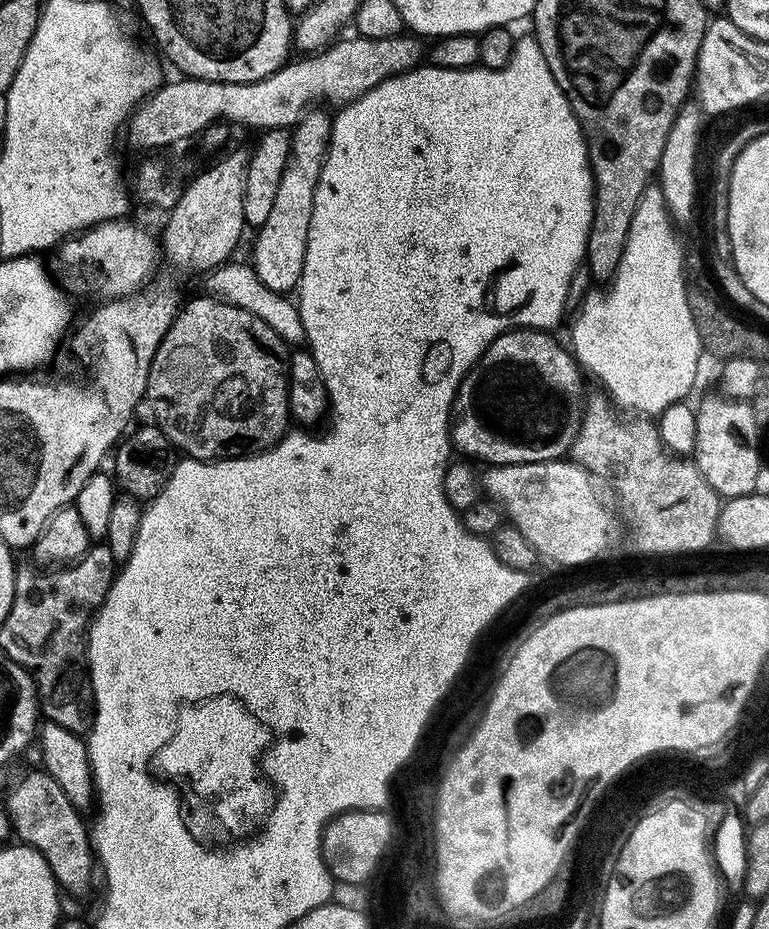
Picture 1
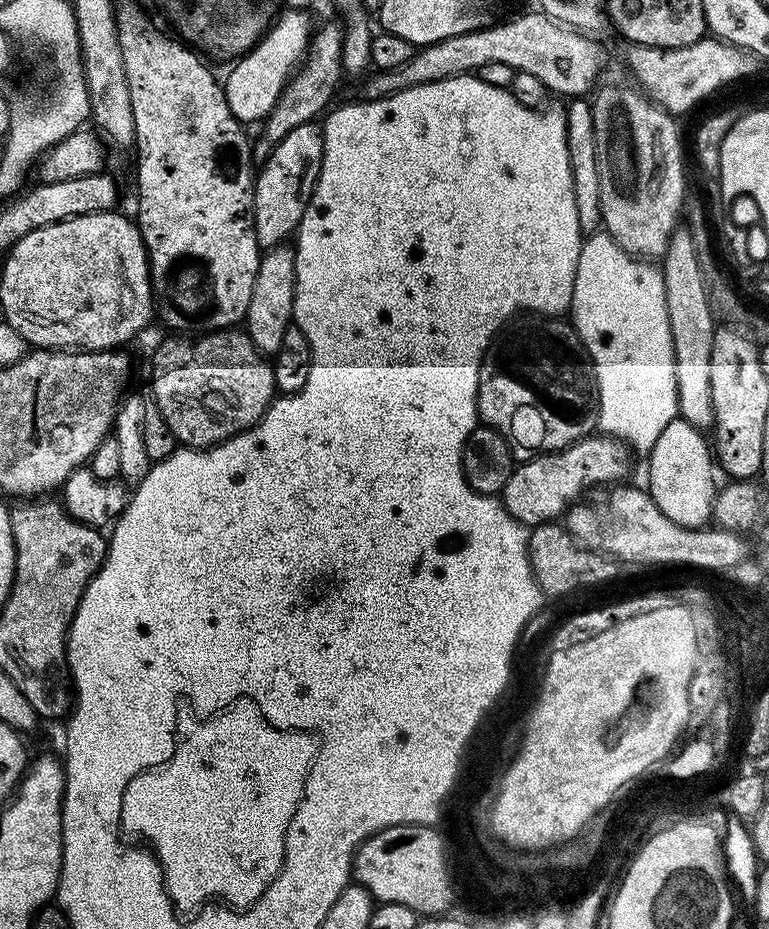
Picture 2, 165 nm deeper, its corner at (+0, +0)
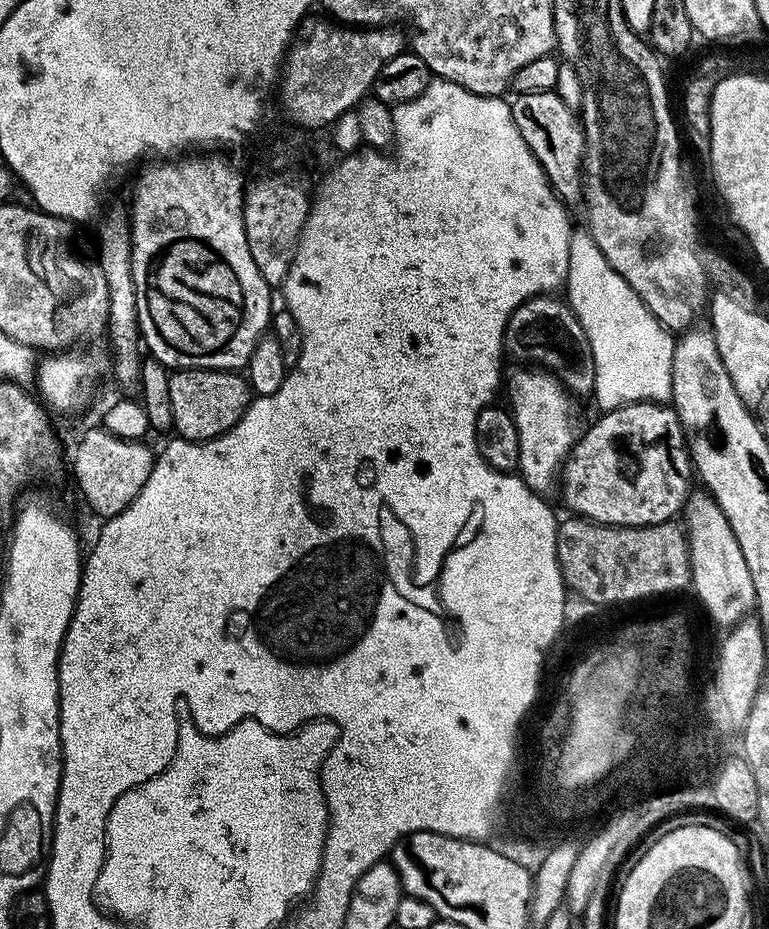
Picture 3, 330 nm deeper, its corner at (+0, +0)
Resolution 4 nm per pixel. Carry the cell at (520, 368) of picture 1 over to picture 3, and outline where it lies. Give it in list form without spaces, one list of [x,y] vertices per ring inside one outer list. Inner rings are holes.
[[[545,294],[532,296],[529,300],[516,307],[514,314],[508,319],[508,325],[504,331],[504,352],[512,355],[516,362],[531,362],[552,373],[573,397],[591,397],[595,390],[595,362],[594,354],[591,352],[590,342],[580,325],[578,318],[572,311],[569,303],[559,295]]]

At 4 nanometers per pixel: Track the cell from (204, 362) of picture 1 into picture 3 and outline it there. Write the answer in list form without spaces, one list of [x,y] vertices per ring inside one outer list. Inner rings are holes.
[[[182,368],[170,375],[170,410],[175,435],[203,442],[229,432],[248,409],[250,389],[239,371],[211,372],[209,368]]]

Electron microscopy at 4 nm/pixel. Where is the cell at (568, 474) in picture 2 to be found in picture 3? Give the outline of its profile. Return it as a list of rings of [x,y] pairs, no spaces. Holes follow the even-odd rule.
[[[642,400],[605,411],[600,417],[601,420],[594,421],[585,436],[583,433],[577,439],[571,454],[564,461],[558,492],[564,495],[564,504],[572,511],[569,513],[596,524],[614,526],[650,526],[675,521],[683,513],[693,491],[692,480],[694,484],[692,457],[676,409],[667,403]]]

